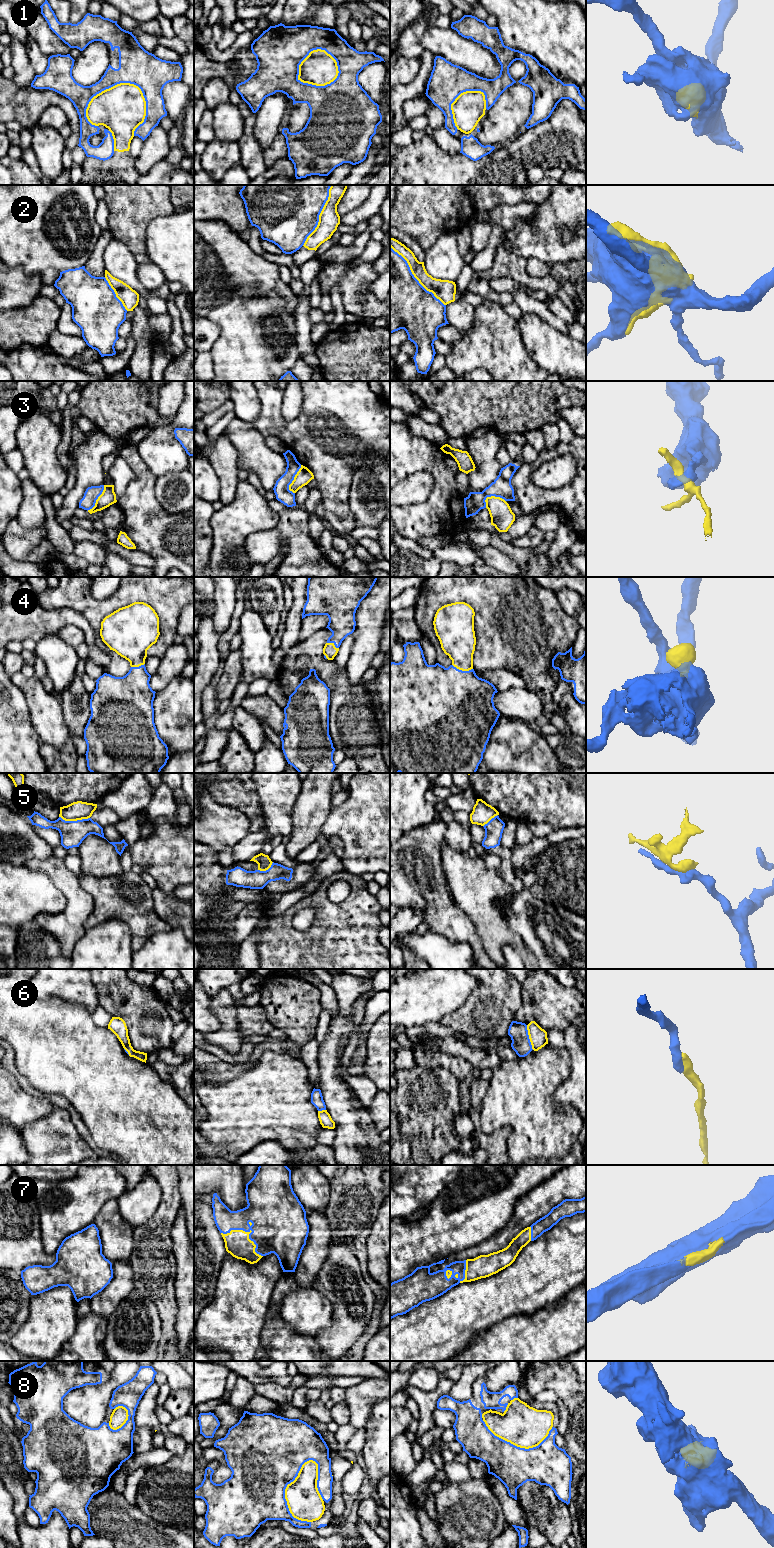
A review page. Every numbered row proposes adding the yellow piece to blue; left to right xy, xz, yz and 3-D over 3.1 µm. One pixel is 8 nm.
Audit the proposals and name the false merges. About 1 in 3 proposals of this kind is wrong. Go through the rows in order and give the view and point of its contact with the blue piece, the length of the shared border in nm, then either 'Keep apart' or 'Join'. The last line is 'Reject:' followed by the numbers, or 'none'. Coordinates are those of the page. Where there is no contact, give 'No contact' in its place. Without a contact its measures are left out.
1: Touches blue at xy (113, 85). Shared border 500 nm. Keep apart
2: Touches blue at yz (414, 277). Shared border 650 nm. Keep apart
3: Touches blue at xz (293, 479). Shared border 240 nm. Keep apart
4: Touches blue at yz (461, 670). Shared border 170 nm. Join
5: Touches blue at xy (74, 821). Shared border 240 nm. Keep apart
6: Touches blue at yz (528, 1037). Shared border 200 nm. Join
7: Touches blue at xz (248, 1231). Shared border 380 nm. Join
8: Touches blue at yz (516, 1446). Shared border 550 nm. Keep apart
Reject: 1, 2, 3, 5, 8

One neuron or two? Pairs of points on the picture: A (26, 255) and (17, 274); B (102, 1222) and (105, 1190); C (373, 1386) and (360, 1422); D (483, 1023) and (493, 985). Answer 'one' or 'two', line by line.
A: two
B: two
C: one
D: one

